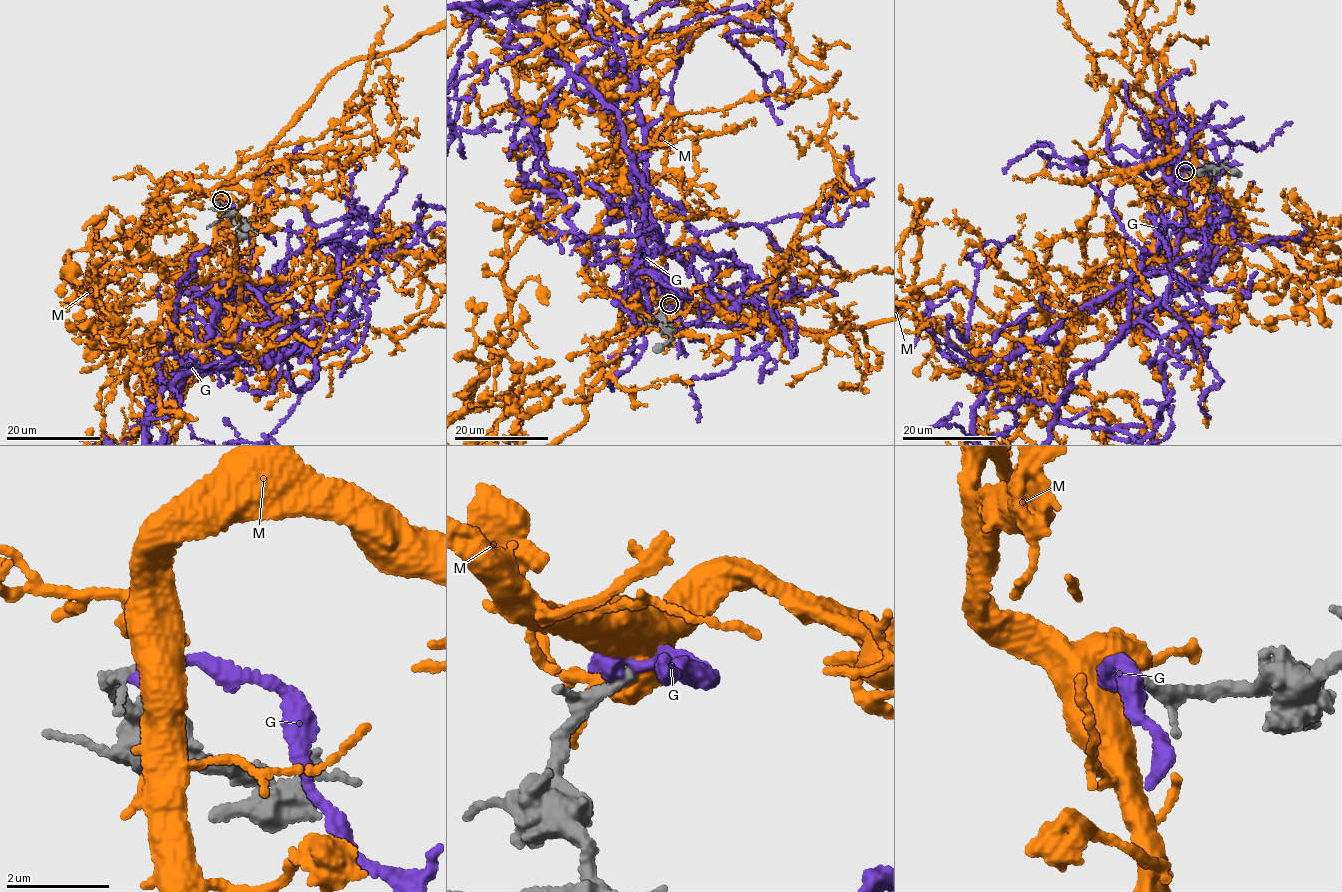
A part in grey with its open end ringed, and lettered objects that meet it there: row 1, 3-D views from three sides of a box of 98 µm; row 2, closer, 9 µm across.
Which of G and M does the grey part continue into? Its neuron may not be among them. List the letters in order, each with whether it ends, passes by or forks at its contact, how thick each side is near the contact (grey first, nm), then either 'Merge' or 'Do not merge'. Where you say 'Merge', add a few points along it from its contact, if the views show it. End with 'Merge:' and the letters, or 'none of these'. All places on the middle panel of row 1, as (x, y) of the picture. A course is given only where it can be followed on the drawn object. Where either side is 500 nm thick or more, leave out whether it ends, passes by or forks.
G: It ends there. Thickness 190 nm (grey) against 320 nm. Do not merge
M: Thickness 240 nm (grey) against 800 nm. Merge
Merge: M

